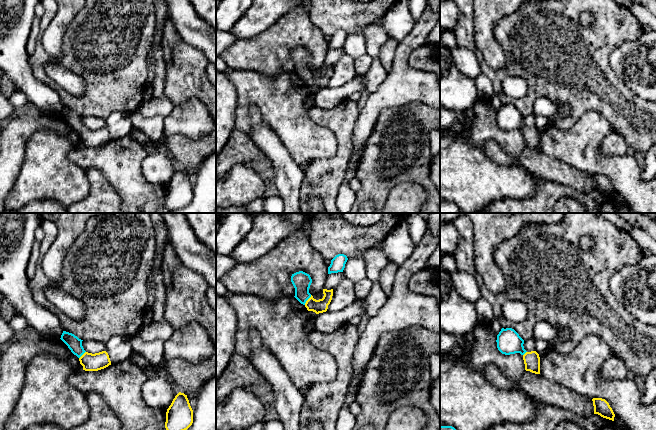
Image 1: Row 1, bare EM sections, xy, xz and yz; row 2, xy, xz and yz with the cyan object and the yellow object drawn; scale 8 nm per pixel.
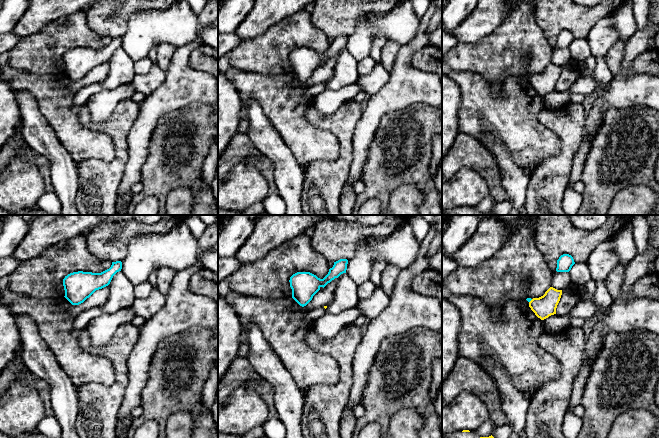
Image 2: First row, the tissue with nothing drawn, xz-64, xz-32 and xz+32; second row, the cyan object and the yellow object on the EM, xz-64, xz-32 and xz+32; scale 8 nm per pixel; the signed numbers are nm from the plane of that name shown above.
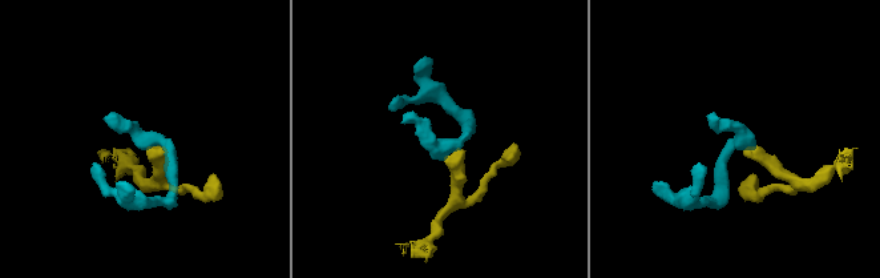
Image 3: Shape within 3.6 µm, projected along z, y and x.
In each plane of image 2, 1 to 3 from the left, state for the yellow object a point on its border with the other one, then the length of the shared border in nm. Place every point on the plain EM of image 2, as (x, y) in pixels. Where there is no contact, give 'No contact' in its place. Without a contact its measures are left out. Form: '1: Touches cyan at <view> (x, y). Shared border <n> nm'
1: No contact
2: No contact
3: Touches cyan at xz+32 (530, 76). Shared border 40 nm

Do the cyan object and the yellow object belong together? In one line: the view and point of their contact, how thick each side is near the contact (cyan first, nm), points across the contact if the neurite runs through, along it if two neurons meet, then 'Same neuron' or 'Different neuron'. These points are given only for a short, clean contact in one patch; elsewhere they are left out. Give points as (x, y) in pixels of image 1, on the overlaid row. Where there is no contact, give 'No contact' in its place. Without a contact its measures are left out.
Touches cyan at xz (307, 299). Thickness 150 nm (cyan) against 110 nm. Path across: xz (301, 281), (302, 294), (307, 299), (313, 305), (318, 306). Same neuron

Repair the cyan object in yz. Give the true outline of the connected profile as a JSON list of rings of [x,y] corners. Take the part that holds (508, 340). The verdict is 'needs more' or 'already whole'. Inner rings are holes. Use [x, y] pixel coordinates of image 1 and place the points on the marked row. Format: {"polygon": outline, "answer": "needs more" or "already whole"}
{"polygon": [[[502,328],[497,335],[497,348],[505,355],[520,353],[523,356],[525,370],[540,374],[540,357],[536,351],[527,352],[524,349],[524,340],[512,328]]], "answer": "needs more"}

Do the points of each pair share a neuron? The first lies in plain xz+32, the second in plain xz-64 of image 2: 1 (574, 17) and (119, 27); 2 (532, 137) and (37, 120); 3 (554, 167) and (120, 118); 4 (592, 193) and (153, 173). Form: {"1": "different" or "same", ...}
{"1": "same", "2": "different", "3": "same", "4": "same"}

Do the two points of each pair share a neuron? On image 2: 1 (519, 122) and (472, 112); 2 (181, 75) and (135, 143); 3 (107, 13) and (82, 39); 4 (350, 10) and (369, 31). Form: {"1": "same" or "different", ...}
{"1": "same", "2": "same", "3": "different", "4": "different"}

